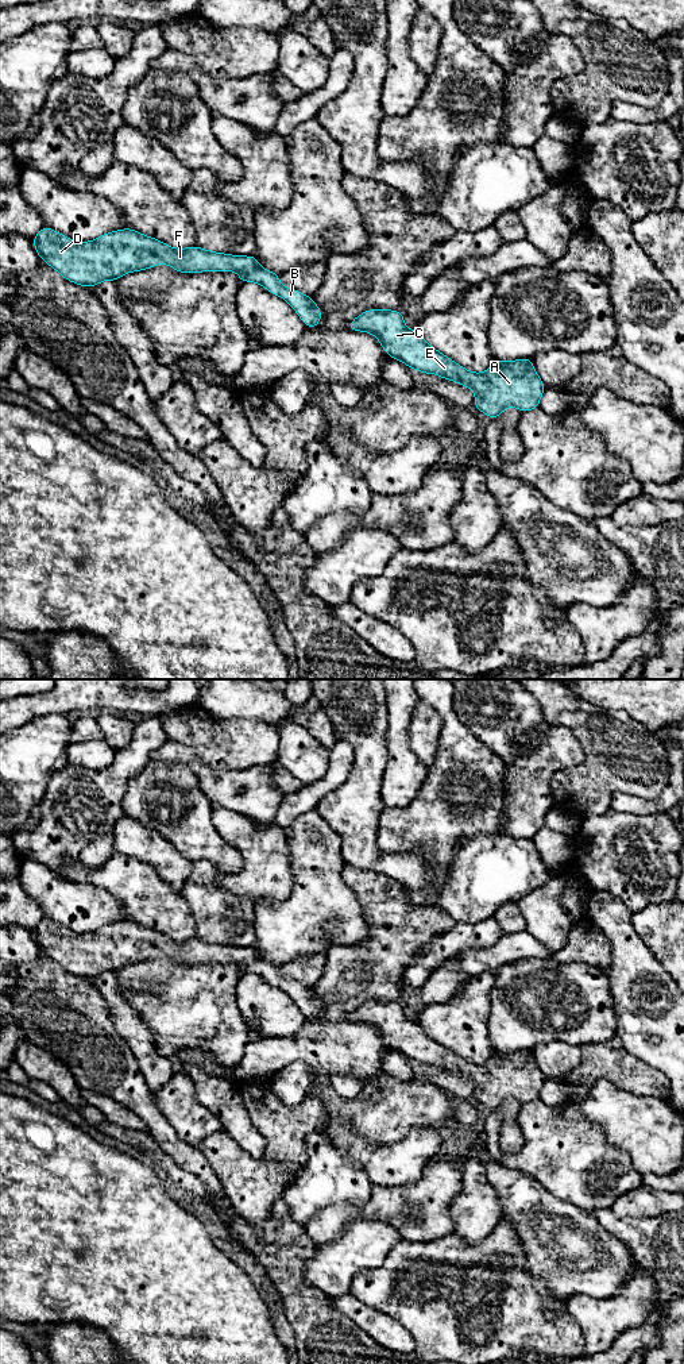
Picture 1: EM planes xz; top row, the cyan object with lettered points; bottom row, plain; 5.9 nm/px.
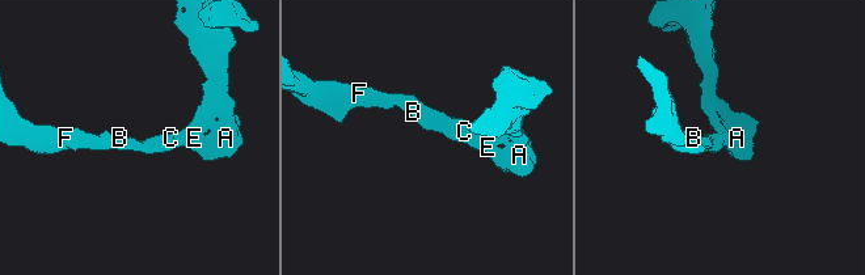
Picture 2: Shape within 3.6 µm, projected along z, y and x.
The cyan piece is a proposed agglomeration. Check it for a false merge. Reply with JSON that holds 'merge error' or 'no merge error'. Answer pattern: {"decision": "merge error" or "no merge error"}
{"decision": "no merge error"}

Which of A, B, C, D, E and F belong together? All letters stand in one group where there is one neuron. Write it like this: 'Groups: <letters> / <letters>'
Groups: A B C D E F

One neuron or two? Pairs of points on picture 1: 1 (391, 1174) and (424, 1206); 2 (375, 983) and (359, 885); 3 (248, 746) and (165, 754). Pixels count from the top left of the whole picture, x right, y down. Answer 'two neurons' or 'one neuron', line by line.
1: two neurons
2: one neuron
3: two neurons

